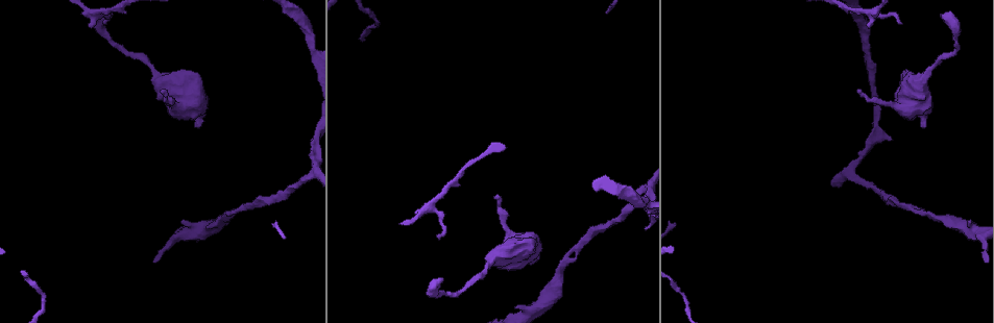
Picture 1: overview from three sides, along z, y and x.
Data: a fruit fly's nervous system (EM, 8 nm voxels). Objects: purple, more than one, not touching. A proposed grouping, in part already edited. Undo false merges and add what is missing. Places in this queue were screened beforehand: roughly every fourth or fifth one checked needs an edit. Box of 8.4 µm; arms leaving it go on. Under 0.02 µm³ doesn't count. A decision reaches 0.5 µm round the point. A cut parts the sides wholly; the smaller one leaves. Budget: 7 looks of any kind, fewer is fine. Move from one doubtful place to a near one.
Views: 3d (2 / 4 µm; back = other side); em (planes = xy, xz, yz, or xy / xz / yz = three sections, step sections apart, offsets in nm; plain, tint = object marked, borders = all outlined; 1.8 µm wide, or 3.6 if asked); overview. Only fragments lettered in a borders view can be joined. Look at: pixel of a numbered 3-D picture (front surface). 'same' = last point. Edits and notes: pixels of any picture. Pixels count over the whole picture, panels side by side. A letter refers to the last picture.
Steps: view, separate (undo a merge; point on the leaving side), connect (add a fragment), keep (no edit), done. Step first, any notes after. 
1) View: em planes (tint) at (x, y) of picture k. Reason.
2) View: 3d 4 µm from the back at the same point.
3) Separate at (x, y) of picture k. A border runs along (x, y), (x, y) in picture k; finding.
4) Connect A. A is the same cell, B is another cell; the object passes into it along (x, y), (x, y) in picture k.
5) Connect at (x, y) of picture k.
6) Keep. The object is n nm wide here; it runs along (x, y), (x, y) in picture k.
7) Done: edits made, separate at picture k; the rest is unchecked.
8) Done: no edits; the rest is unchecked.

View: 3d 2 µm at (943, 16) of picture 1.

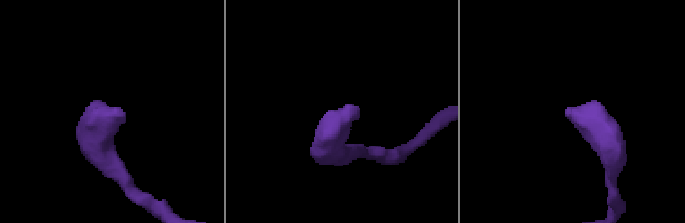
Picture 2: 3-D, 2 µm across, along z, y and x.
View: em yz step 8 (borders) at (350, 106) of picture 2. Need the tissue.

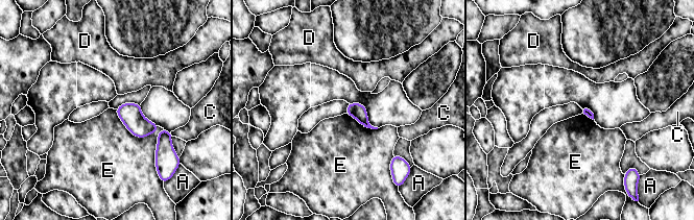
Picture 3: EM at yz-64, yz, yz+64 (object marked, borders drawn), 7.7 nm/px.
View: em planes (borders) at the same point.

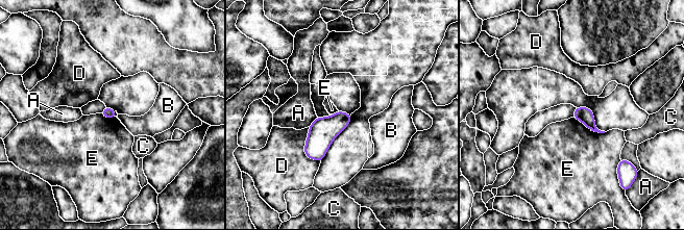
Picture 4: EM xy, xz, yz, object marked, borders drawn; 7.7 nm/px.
Keep. The object is 90 nm wide here; A, B, C, D and E are other cells; a border runs along (573, 117), (591, 130), (605, 132) in picture 4; none of them fits.

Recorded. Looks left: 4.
View: em 3.6 µm planes (tint) at (149, 67) of picture 1. Sudden change in width.

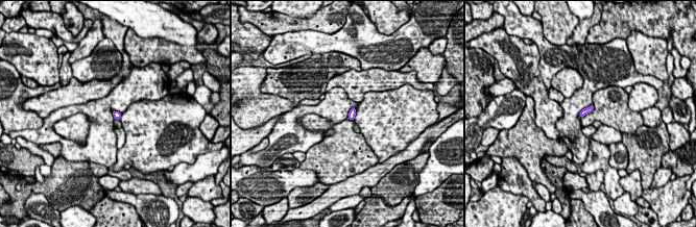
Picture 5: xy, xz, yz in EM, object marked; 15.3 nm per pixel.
View: em 3.6 µm planes (borders) at the same point.

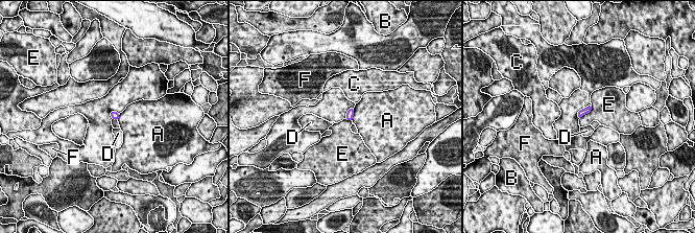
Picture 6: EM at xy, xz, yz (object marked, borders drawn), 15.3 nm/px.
Keep. A, B, C, D, E and F are other cells; a border runs along (592, 105), (592, 109), (579, 119) in picture 6; continuous, no second neuron.

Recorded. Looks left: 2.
View: 3d 4 µm at (926, 126) of picture 1. Tapers out.

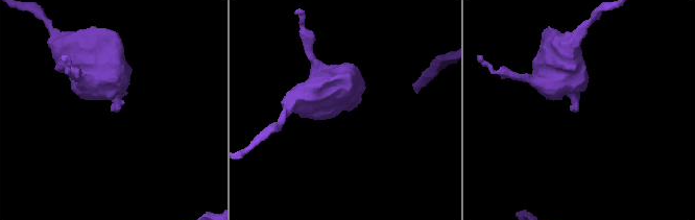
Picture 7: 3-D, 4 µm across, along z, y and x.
View: em 3.6 µm xy step 8 (borders) at (111, 109) of picture 7.

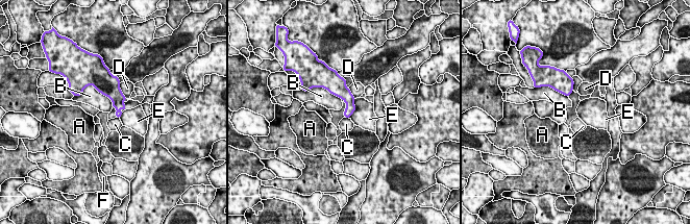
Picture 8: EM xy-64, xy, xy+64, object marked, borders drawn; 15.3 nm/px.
Connect F. F is the same cell, A, B, C, D and E are other cells; the object passes into it along (117, 97), (119, 110), (129, 104) in picture 8; it goes on there.

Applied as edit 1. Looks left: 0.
Done: edits made, connect at picture 8; the rest is unchecked.

